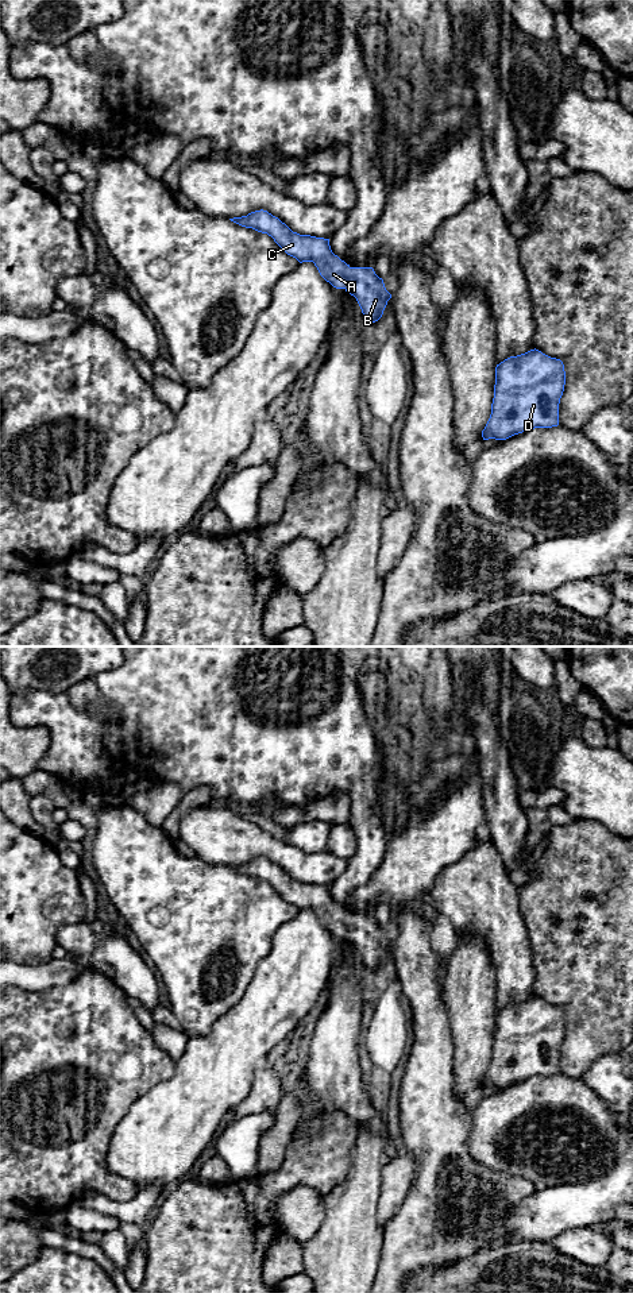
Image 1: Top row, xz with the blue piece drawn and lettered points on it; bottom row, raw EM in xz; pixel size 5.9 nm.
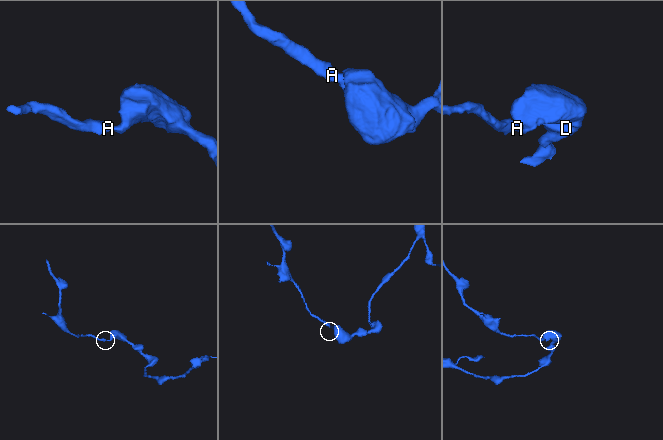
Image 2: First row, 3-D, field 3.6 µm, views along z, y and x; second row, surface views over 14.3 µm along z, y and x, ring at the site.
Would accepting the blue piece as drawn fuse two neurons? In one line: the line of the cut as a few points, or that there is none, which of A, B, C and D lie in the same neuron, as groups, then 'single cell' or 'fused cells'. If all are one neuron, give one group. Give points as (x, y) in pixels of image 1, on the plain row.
no cut | A B C D | single cell

